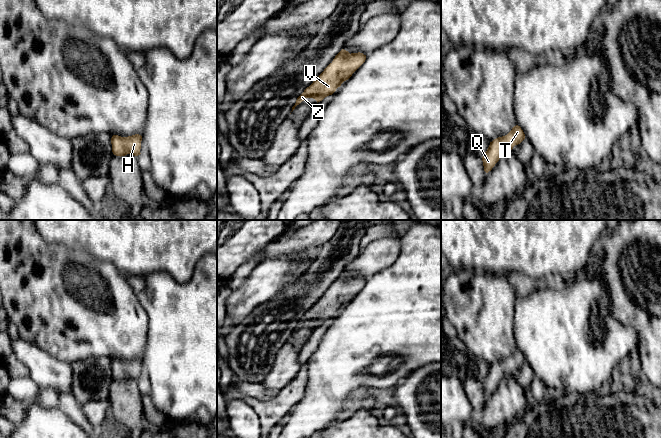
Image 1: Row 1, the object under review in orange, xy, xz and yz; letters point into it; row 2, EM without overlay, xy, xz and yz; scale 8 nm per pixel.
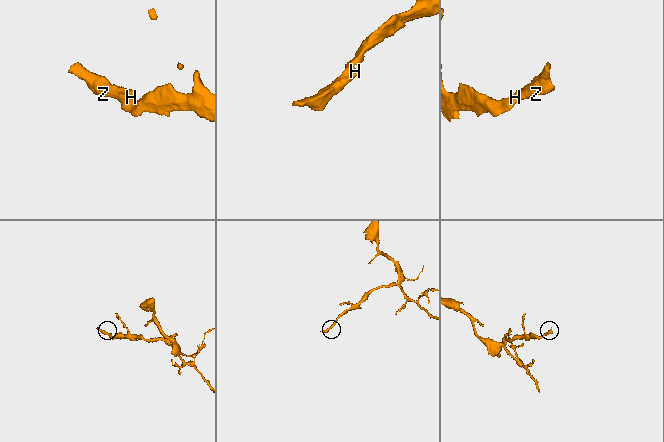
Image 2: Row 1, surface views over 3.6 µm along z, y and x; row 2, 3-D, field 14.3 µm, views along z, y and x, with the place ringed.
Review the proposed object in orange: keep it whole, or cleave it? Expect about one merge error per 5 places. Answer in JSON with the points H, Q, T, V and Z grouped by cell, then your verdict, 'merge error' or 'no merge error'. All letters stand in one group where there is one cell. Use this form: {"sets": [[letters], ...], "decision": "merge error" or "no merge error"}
{"sets": [["H", "Q", "T", "V", "Z"]], "decision": "no merge error"}

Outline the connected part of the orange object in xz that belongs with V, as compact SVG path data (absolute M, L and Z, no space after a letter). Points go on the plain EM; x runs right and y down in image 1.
M342 273L324 295L297 322L292 335L306 322L313 322L318 326L332 319L341 308L365 286L363 277L349 277Z

